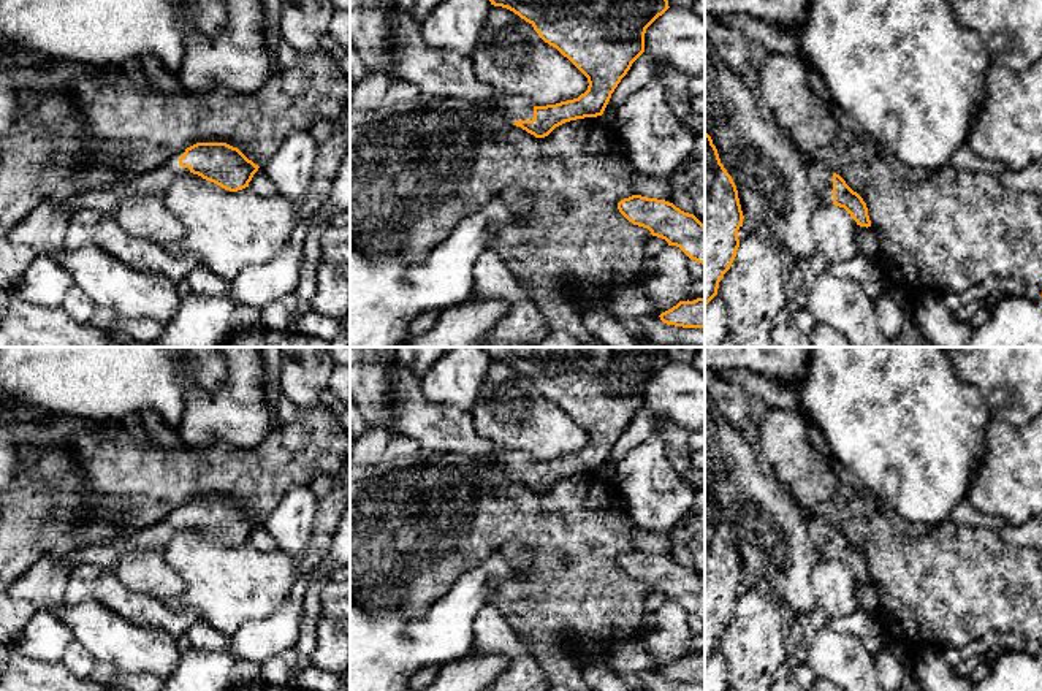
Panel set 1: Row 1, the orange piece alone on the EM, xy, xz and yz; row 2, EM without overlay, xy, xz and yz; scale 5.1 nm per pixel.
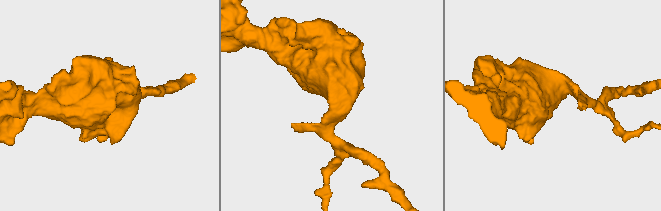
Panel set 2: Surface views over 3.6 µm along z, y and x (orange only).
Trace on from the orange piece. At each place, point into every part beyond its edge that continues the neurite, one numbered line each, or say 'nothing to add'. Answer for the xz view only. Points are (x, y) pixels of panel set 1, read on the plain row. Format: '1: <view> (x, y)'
1: xz (512, 463)

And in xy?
1: xy (152, 538)

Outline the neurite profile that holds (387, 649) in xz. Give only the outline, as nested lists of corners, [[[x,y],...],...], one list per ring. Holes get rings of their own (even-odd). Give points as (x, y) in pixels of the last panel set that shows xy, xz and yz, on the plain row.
[[[494,552],[473,569],[459,574],[451,588],[428,609],[420,618],[409,617],[402,609],[369,612],[350,599],[350,691],[409,691],[409,683],[416,672],[426,667],[442,667],[464,658],[472,651],[477,615],[489,604],[497,578],[513,575],[516,571],[502,552]]]

